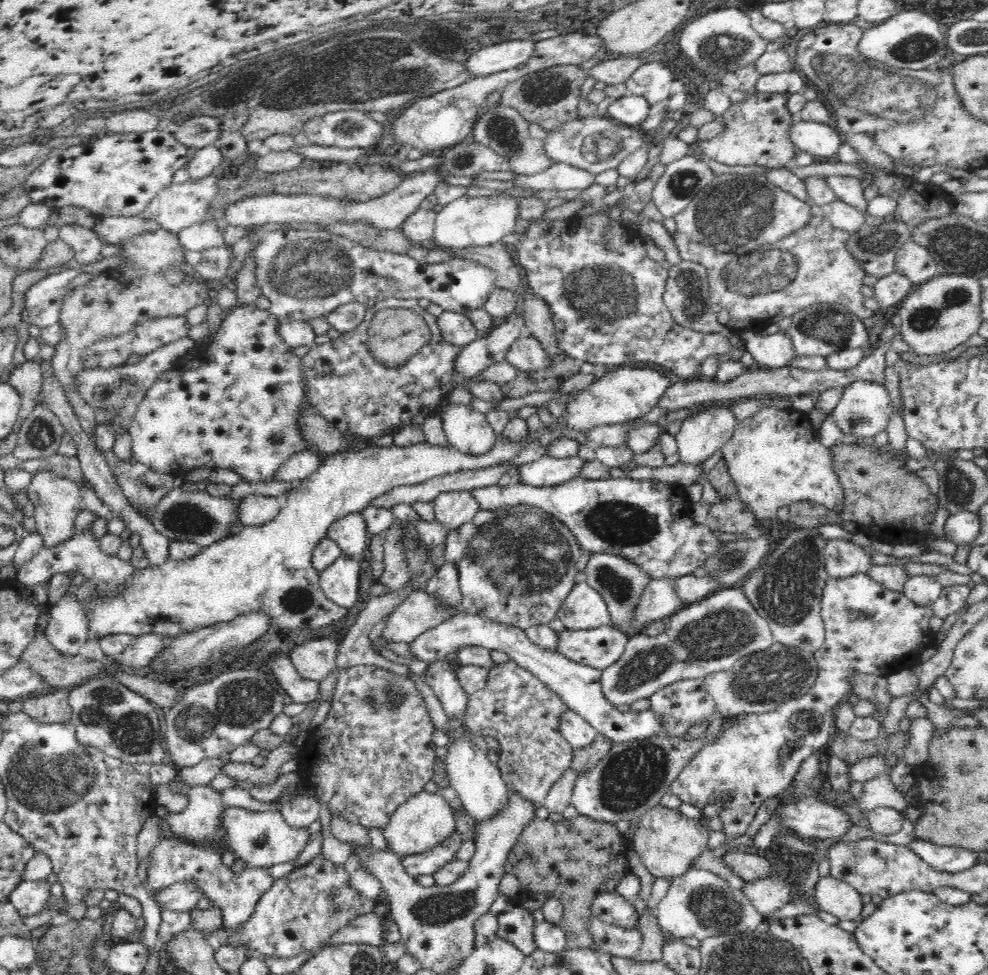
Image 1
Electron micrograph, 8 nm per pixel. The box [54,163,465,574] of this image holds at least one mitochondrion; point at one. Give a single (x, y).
(309, 271)

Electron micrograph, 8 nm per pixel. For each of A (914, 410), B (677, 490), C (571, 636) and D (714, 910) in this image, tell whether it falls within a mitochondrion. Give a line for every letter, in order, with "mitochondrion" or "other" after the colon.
A: other
B: other
C: other
D: mitochondrion

